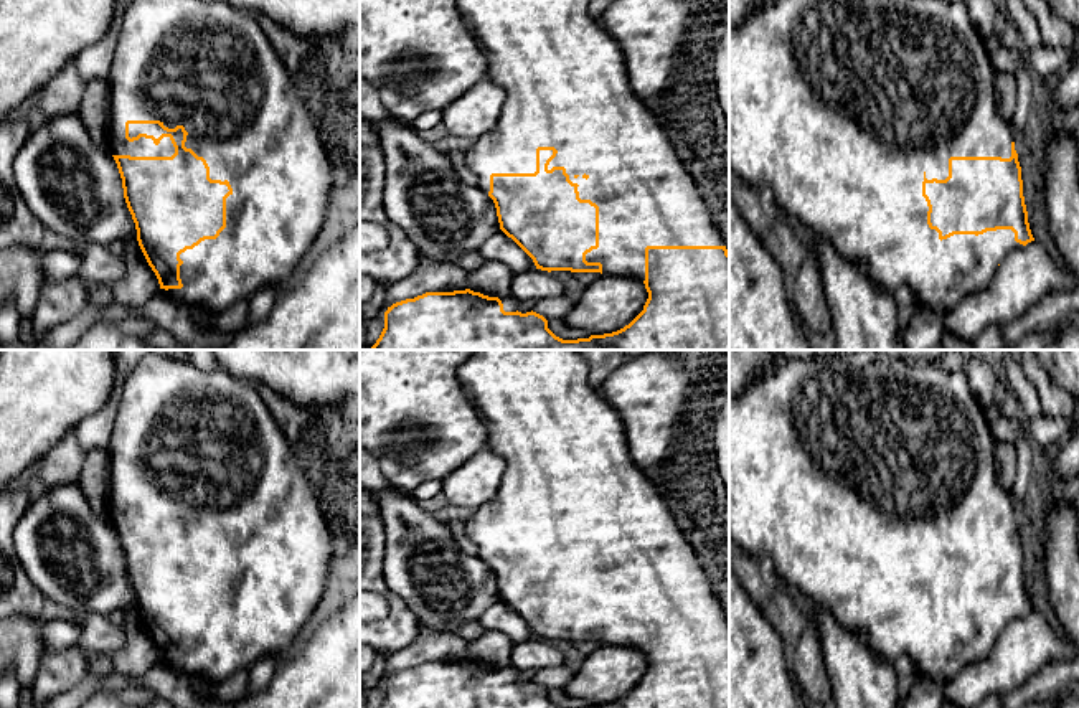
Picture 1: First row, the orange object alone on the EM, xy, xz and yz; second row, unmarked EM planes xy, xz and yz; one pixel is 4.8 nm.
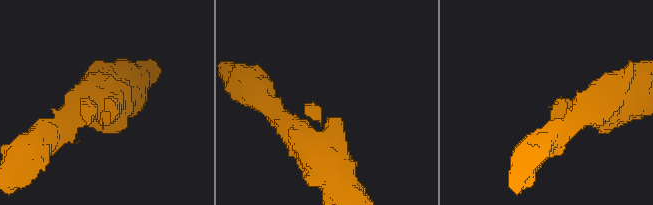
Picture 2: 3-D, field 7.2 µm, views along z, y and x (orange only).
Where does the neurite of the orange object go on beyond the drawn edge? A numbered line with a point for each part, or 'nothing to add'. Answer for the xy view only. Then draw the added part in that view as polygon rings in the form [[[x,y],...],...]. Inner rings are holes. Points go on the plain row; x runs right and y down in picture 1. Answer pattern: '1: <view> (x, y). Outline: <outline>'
1: xy (205, 434). Outline: [[[152,350],[124,383],[107,455],[107,513],[112,525],[172,526],[175,523],[170,507],[163,507],[158,515],[145,507],[129,512],[127,490],[160,490],[168,498],[183,495],[188,502],[185,517],[206,530],[211,550],[228,550],[233,558],[226,568],[226,597],[216,609],[205,609],[180,624],[183,657],[167,662],[190,677],[218,683],[236,672],[251,670],[264,657],[284,657],[309,625],[310,616],[328,601],[333,543],[304,464],[261,399],[257,386],[233,376],[221,366],[200,370],[175,350]]]

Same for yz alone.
1: yz (837, 474). Outline: [[[848,356],[794,358],[785,360],[769,376],[751,383],[742,394],[729,396],[729,538],[746,553],[766,556],[785,591],[832,612],[843,629],[861,632],[869,647],[891,663],[906,655],[917,673],[947,683],[967,665],[983,660],[1006,624],[1023,617],[1015,611],[1011,599],[987,601],[978,606],[954,604],[940,611],[939,602],[927,594],[929,576],[922,566],[926,548],[949,546],[950,526],[1010,528],[1011,512],[1011,495],[998,484],[992,424],[973,396],[964,370],[944,370],[929,361],[904,363],[888,356],[878,356],[863,368],[855,368]]]

